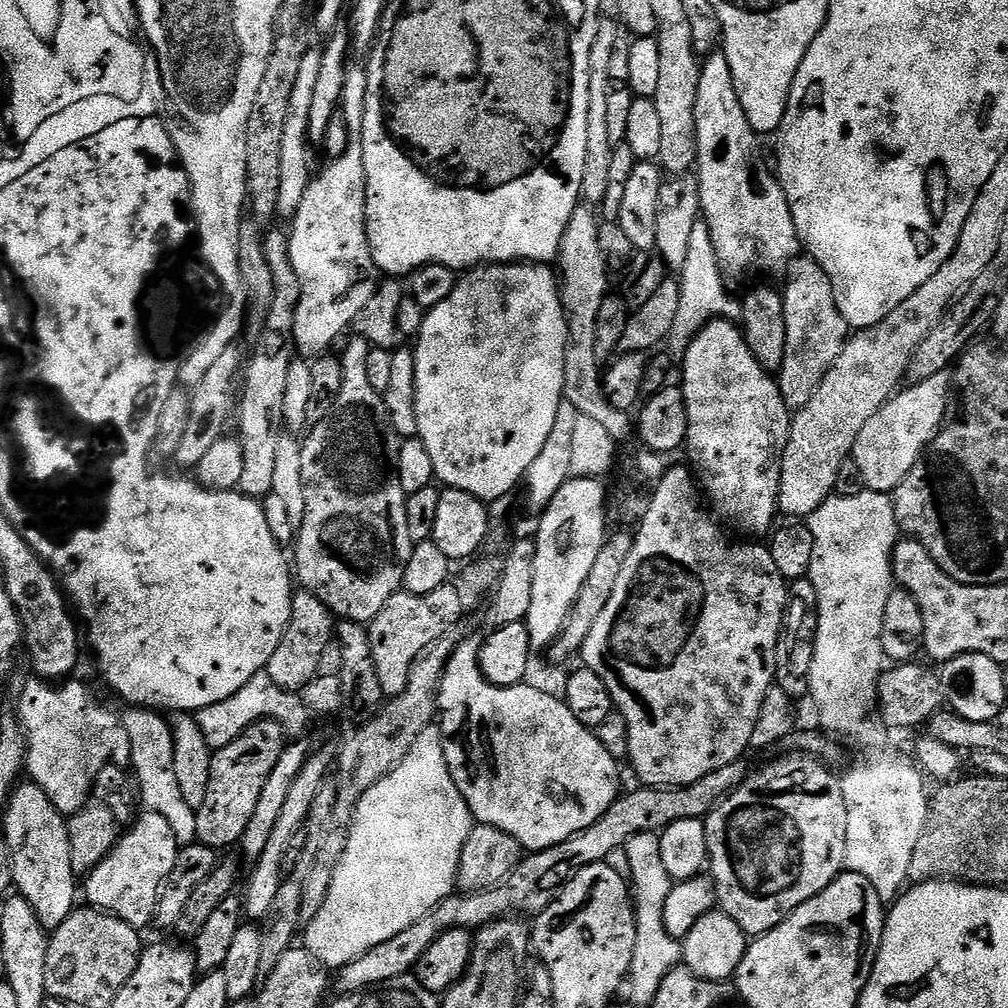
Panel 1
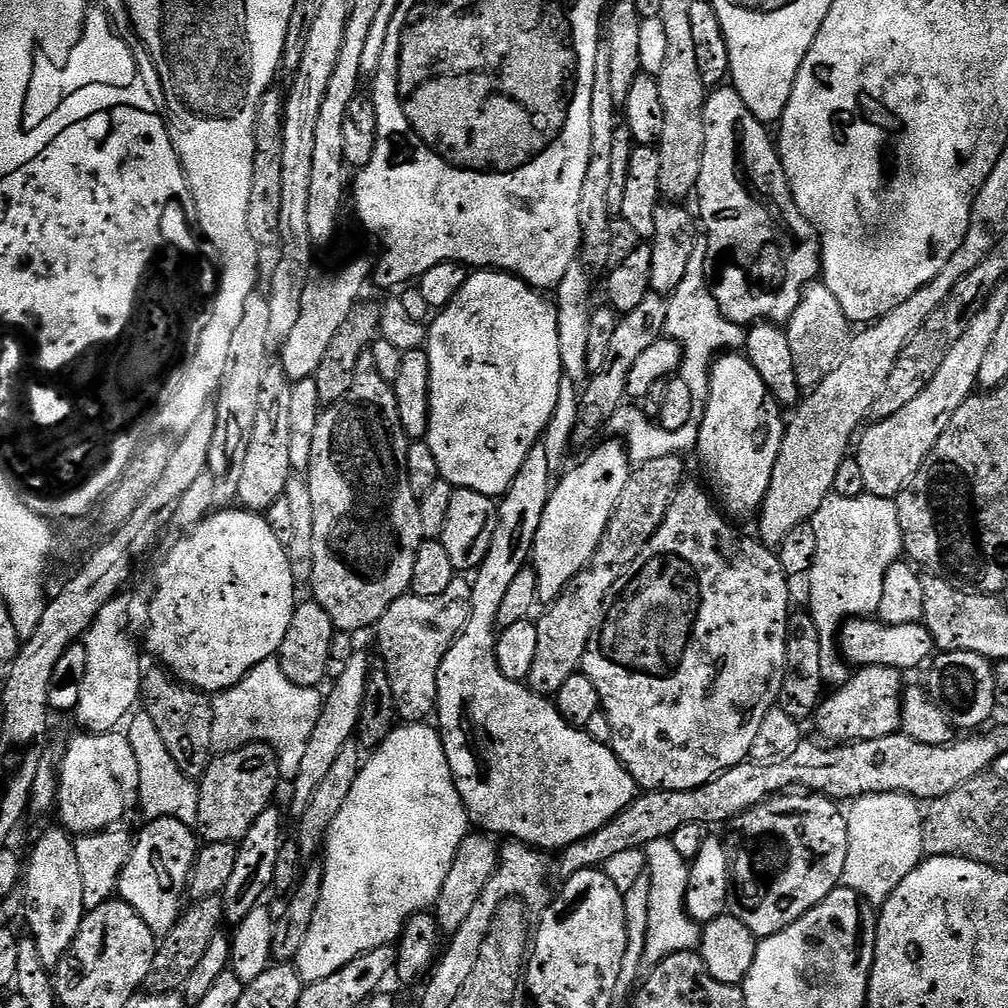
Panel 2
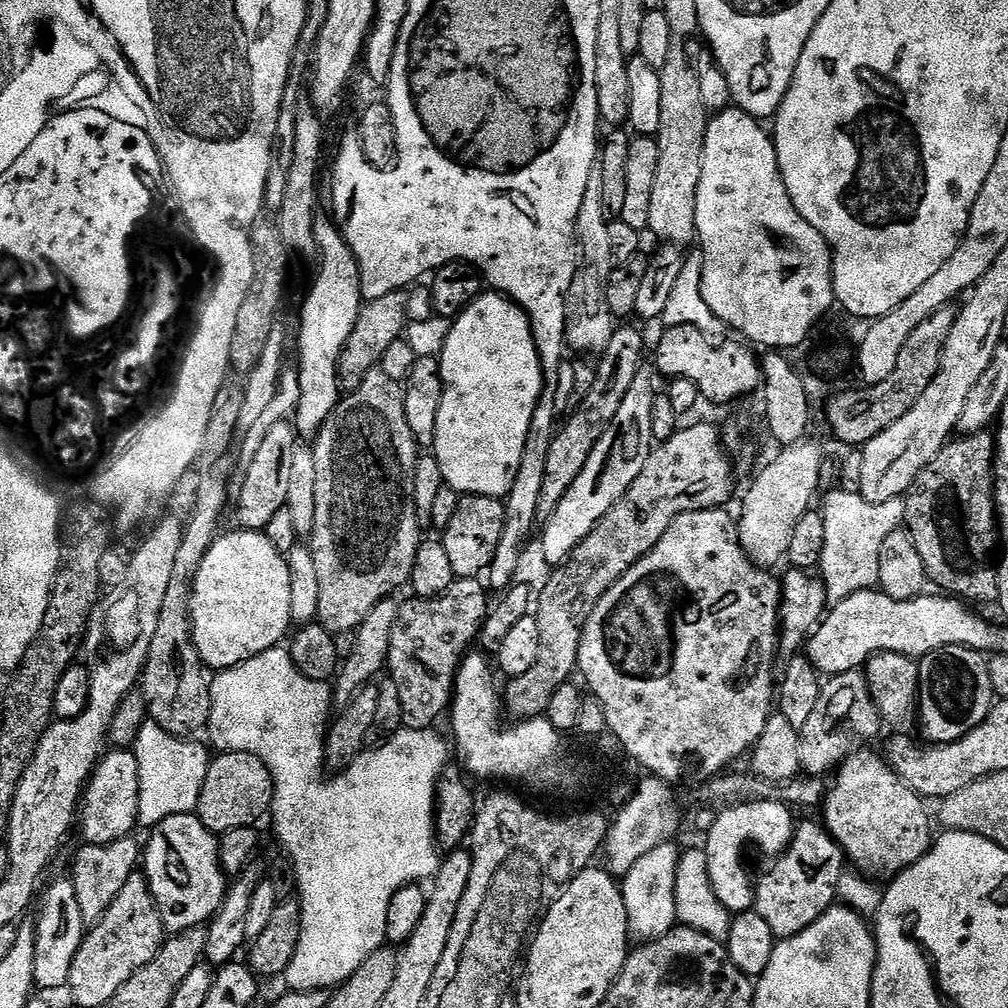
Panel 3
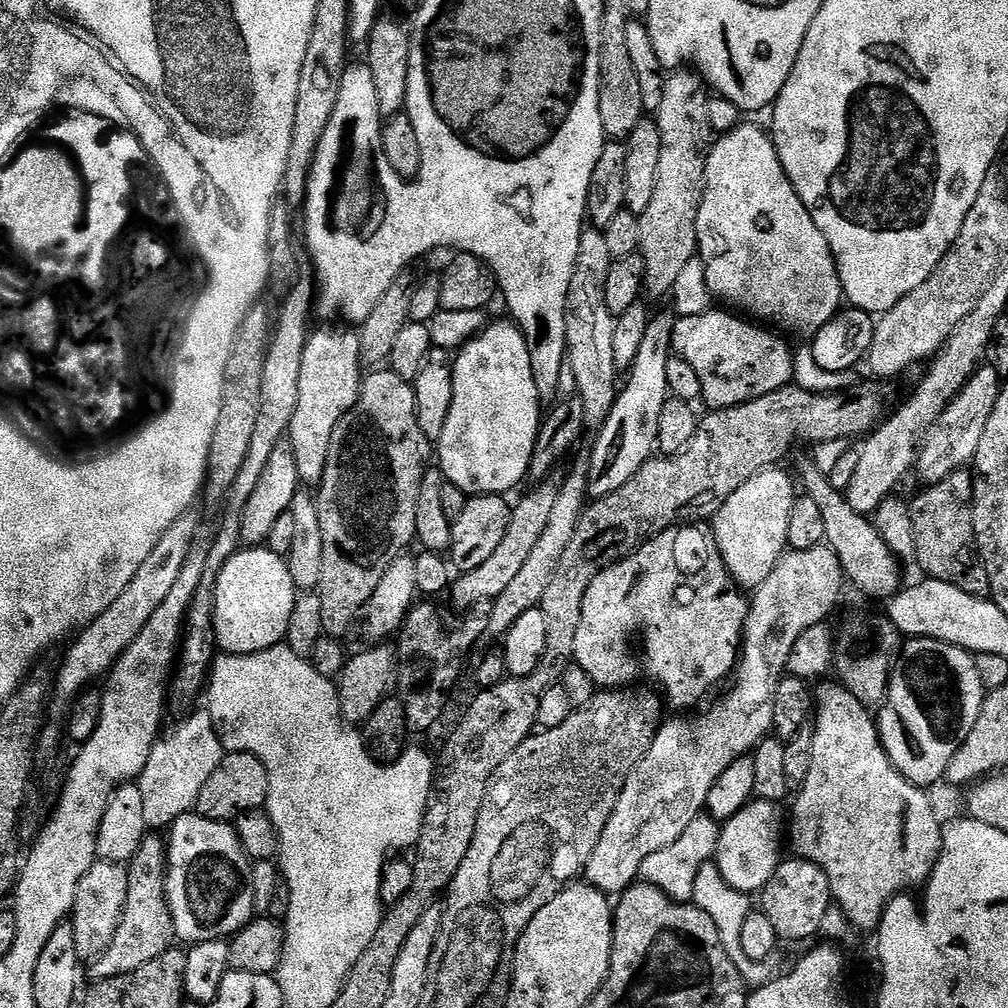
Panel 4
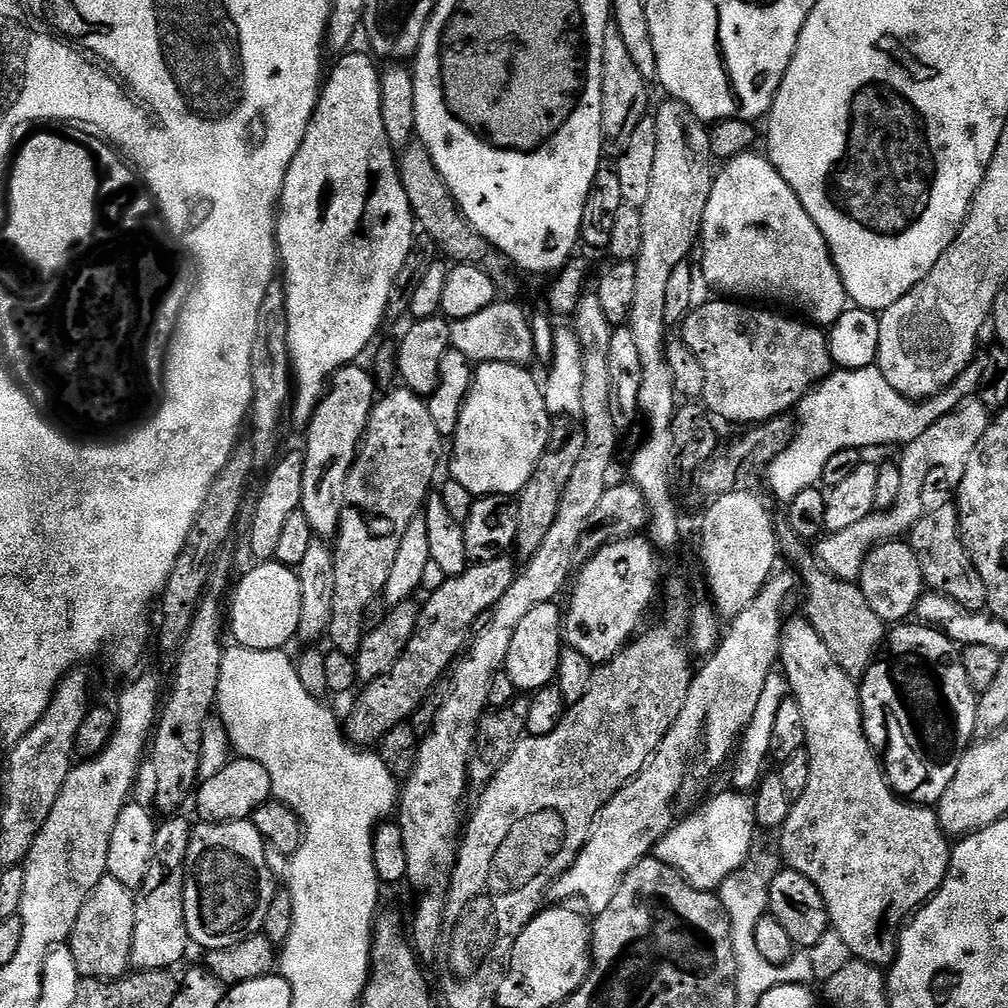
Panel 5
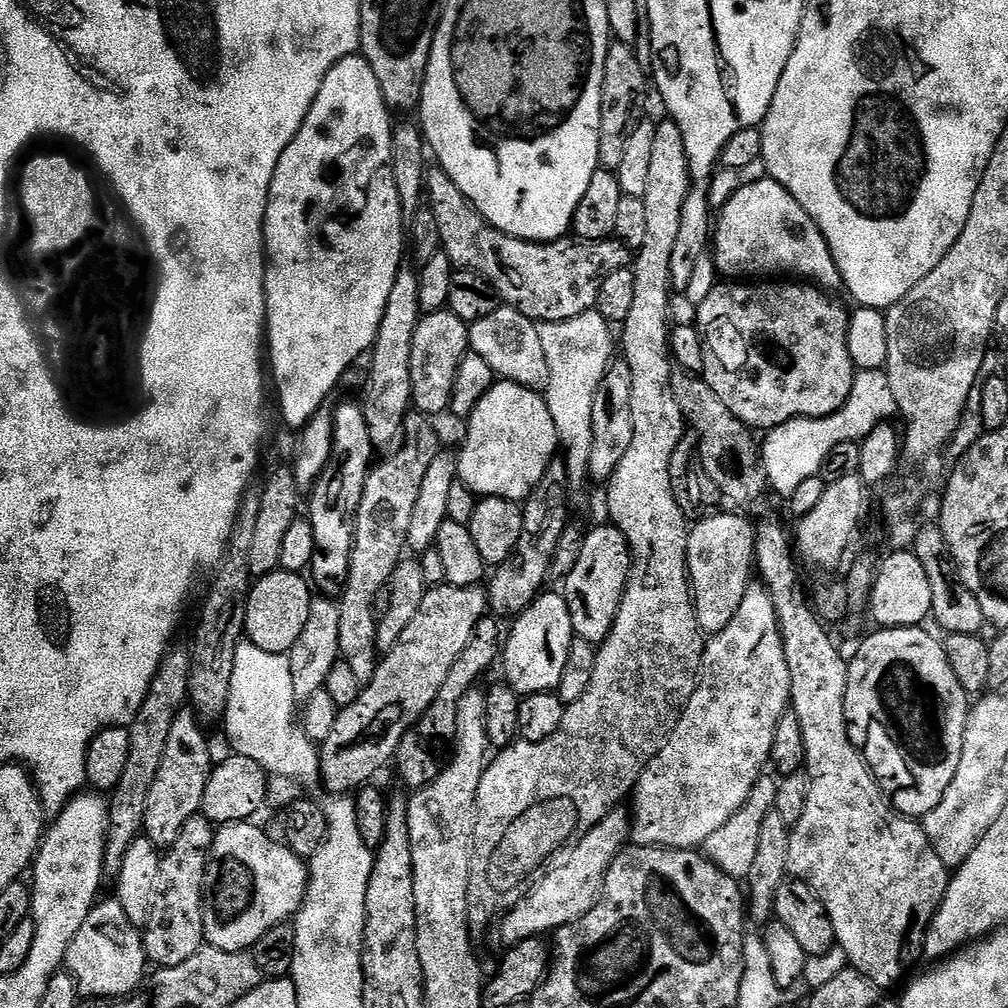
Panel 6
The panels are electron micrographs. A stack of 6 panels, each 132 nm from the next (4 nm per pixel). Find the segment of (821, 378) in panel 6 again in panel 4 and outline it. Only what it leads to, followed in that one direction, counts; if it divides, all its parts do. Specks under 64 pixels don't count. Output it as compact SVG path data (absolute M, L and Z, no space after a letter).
M707 310L697 316L681 316L672 331L673 353L694 366L702 382L703 403L708 403L709 409L733 408L793 383L794 352L791 347L788 349L786 341L779 340L784 338L731 311L714 311Z

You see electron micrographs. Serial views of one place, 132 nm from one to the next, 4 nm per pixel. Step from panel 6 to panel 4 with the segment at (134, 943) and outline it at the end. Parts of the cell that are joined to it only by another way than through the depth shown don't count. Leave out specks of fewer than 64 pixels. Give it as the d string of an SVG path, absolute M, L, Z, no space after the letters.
M97 859L96 863L90 866L90 870L86 870L86 878L78 882L78 894L70 917L74 930L74 946L81 961L95 960L108 949L110 942L114 942L114 934L118 930L126 906L127 893L128 870L125 865Z

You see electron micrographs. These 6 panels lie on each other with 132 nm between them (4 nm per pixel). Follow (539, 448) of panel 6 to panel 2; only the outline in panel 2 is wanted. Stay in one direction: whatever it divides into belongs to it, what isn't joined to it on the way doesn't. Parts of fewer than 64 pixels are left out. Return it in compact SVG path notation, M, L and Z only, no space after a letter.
M476 270L469 275L462 290L443 310L435 313L434 319L426 328L426 351L430 358L430 426L426 442L430 450L434 450L434 462L438 462L440 479L450 482L453 489L465 488L478 490L478 494L486 494L493 498L503 497L504 493L514 482L518 470L522 470L522 462L530 454L534 445L541 443L547 430L547 424L555 412L558 404L559 384L564 378L562 357L558 344L558 314L555 303L548 300L543 291L537 290L525 280L511 272L499 270Z

